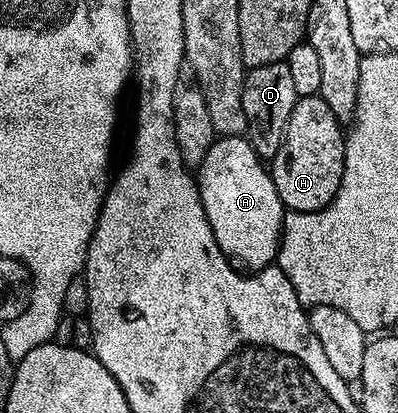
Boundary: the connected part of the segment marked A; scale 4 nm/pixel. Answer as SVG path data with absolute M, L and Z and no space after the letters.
M243 136L216 137L213 148L205 152L205 160L197 167L197 181L209 228L213 228L213 236L223 255L231 259L236 267L247 272L264 270L266 266L272 265L279 252L279 235L283 232L285 207L281 196L277 196L270 169L250 141Z

